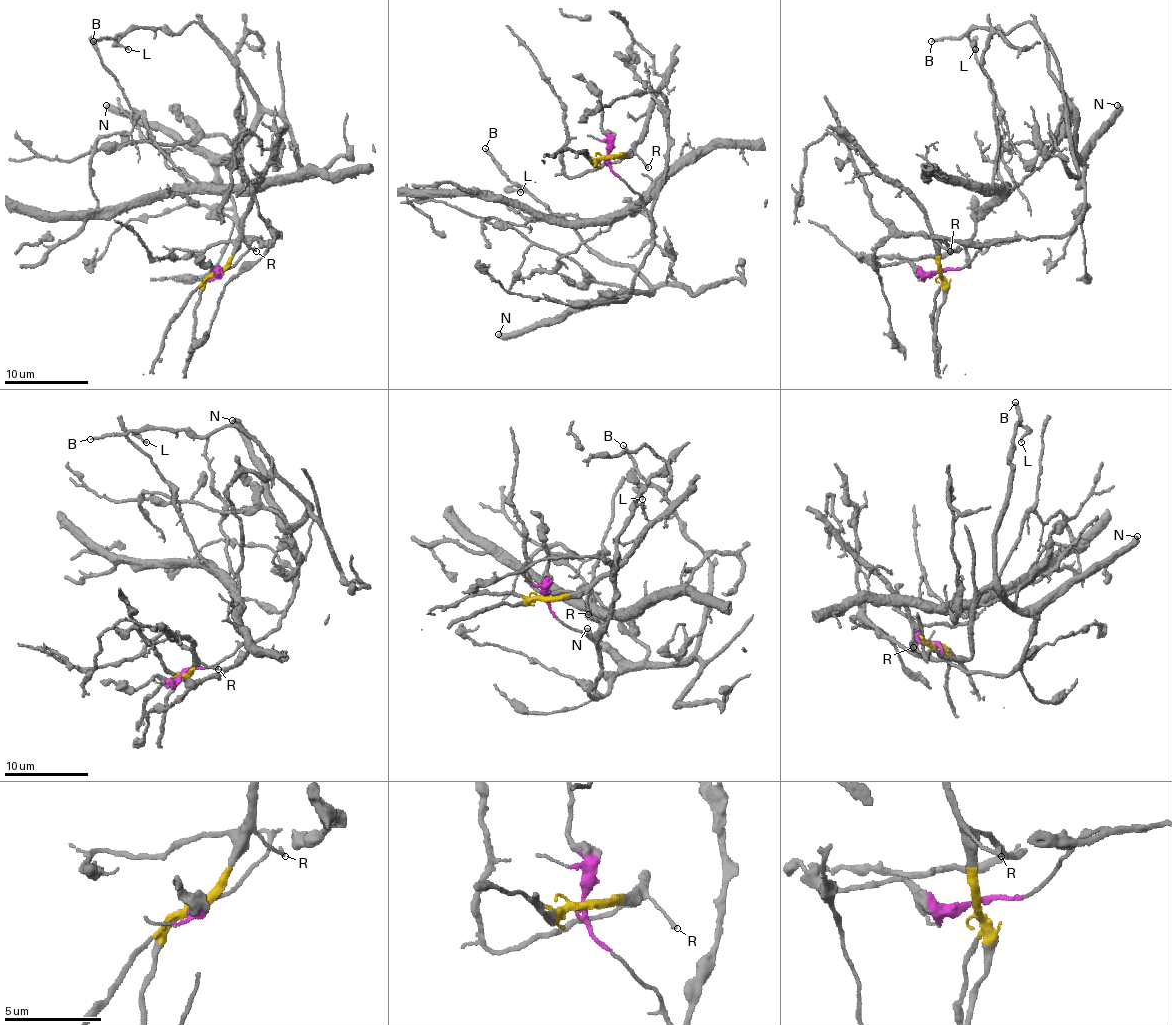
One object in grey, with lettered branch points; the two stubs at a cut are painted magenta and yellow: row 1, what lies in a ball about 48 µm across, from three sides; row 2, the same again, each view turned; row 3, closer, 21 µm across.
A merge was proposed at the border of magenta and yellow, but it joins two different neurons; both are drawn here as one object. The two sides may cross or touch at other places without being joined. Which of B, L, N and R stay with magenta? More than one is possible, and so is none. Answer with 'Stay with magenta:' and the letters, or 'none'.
Stay with magenta: B, L, N

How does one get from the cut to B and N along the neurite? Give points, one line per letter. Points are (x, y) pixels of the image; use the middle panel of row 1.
B: (609, 157), (650, 218), (652, 249), (623, 301), (611, 301), (648, 289), (629, 266), (609, 264), (485, 149)
N: (609, 157), (611, 168), (650, 218), (652, 249), (634, 287), (623, 301), (577, 305), (552, 324), (498, 335)

